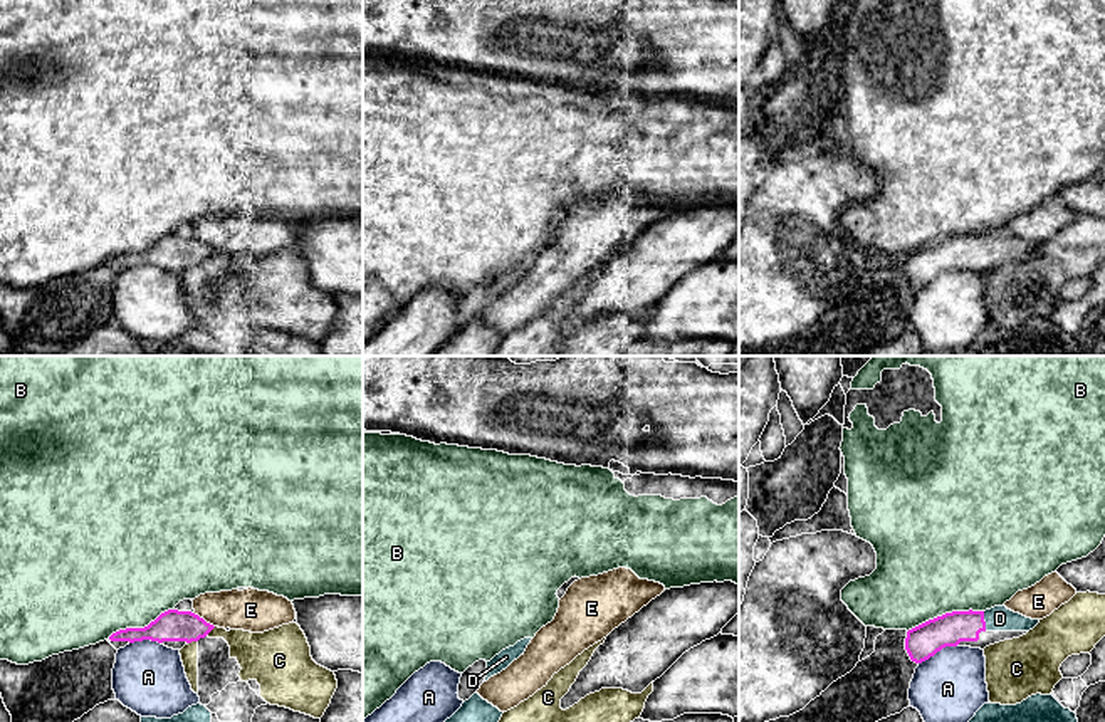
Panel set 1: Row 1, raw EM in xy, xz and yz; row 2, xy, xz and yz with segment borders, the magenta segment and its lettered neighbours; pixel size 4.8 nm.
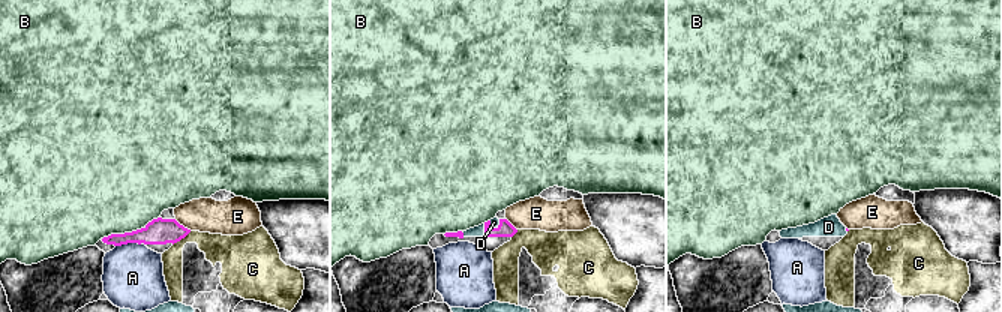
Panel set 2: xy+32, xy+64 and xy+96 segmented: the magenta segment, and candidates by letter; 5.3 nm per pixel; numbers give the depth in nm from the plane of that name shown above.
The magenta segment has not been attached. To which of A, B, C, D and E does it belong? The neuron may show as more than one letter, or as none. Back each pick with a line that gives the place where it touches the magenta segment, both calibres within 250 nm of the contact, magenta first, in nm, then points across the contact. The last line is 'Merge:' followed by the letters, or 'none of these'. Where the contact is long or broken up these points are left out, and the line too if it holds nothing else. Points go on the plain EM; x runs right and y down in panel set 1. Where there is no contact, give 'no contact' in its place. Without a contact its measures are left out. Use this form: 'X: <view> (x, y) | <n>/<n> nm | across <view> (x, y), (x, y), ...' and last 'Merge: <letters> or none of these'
D: yz (984, 245) | 160/120 nm | across yz (949, 254), (984, 245), (1000, 242)
Merge: D

